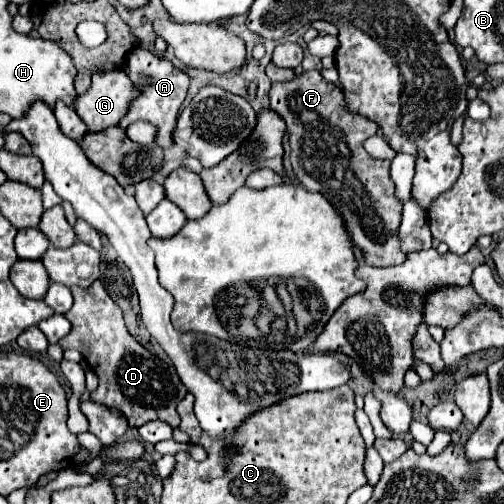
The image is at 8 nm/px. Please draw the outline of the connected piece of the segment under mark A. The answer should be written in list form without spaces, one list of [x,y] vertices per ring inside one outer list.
[[[140,46],[128,54],[126,64],[124,64],[124,72],[132,78],[132,82],[138,82],[138,86],[144,88],[144,94],[140,98],[136,98],[136,102],[132,102],[128,114],[120,120],[120,126],[126,128],[132,122],[146,120],[146,122],[154,124],[158,130],[156,144],[162,148],[170,148],[174,144],[172,132],[176,126],[176,118],[178,118],[180,106],[186,98],[186,92],[188,92],[188,76],[180,68],[176,68],[168,58],[164,58],[162,54],[150,52]]]

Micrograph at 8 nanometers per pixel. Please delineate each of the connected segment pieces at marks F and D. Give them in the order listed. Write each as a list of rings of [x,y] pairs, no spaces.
[[[308,70],[300,76],[296,76],[290,82],[274,82],[270,88],[270,106],[276,110],[284,122],[286,130],[290,136],[290,146],[292,146],[292,166],[296,172],[296,178],[302,182],[302,186],[310,192],[322,194],[332,206],[338,210],[338,214],[344,220],[344,226],[352,238],[368,254],[366,264],[368,266],[394,266],[404,262],[406,254],[400,250],[400,240],[398,240],[398,226],[402,218],[402,206],[396,202],[394,196],[394,186],[388,174],[390,160],[374,160],[366,154],[364,150],[364,140],[374,136],[378,132],[378,126],[356,114],[350,112],[346,106],[346,98],[340,86],[330,84],[322,78],[320,70]]]
[[[96,280],[90,288],[74,286],[72,294],[74,306],[66,314],[72,324],[72,330],[58,344],[64,350],[78,350],[88,362],[88,366],[96,372],[100,384],[96,392],[90,394],[90,398],[122,412],[130,426],[142,426],[150,420],[164,420],[172,428],[178,428],[180,416],[176,412],[176,406],[186,396],[186,390],[174,366],[156,358],[134,340],[134,336],[124,324],[120,306],[108,296],[100,280]]]

